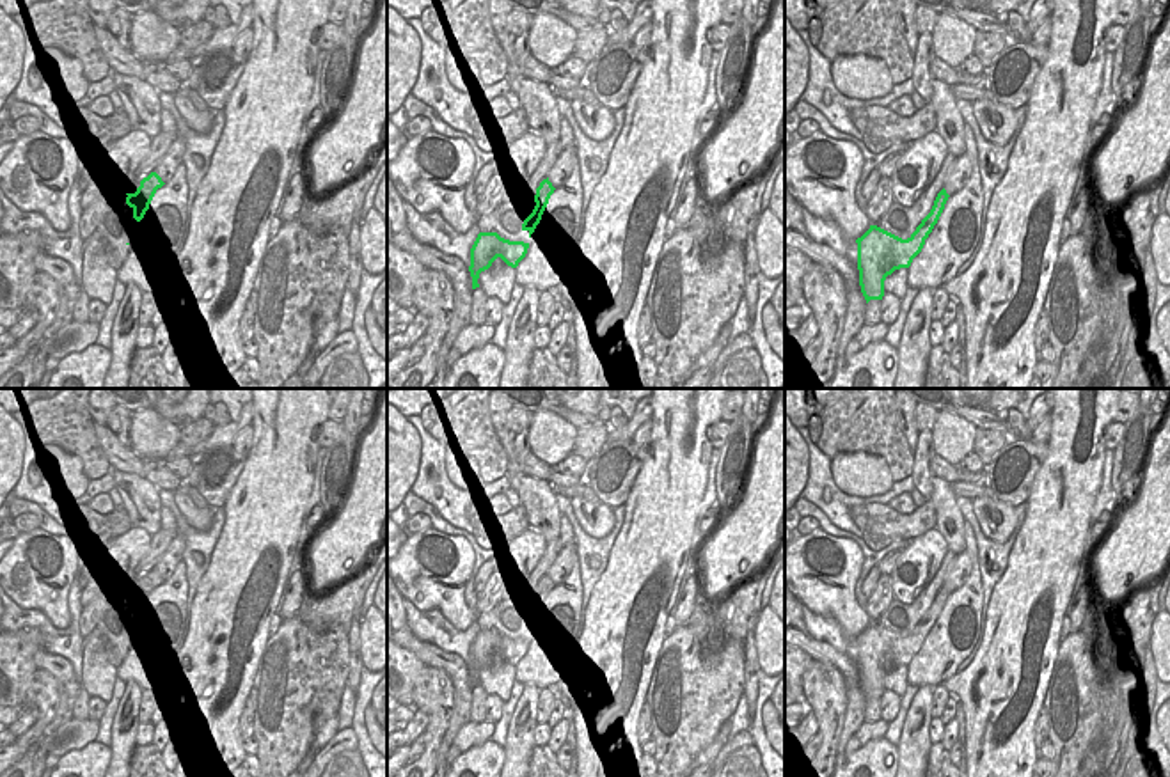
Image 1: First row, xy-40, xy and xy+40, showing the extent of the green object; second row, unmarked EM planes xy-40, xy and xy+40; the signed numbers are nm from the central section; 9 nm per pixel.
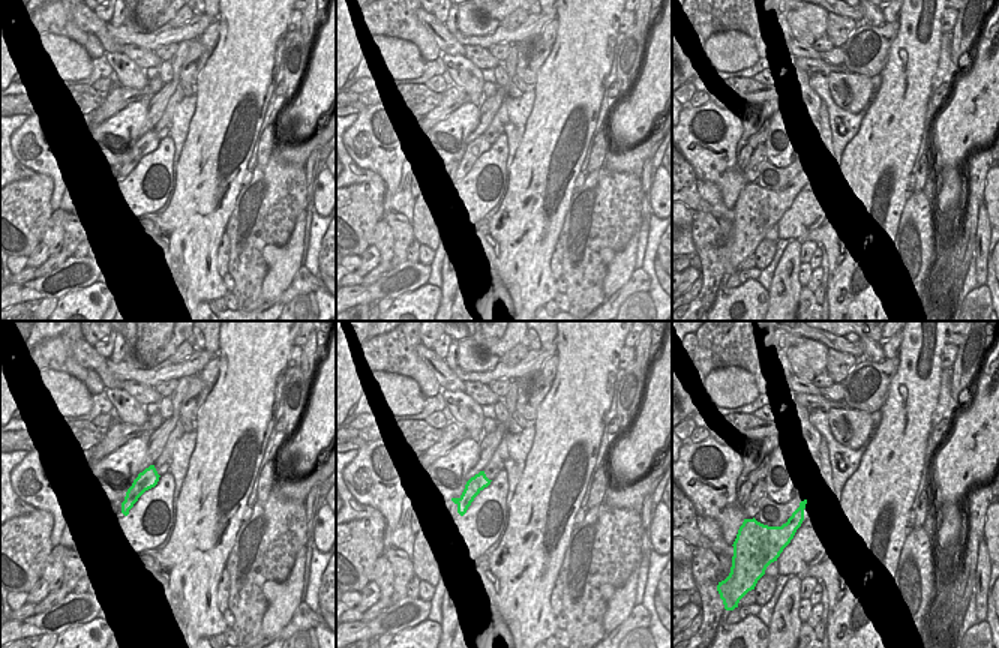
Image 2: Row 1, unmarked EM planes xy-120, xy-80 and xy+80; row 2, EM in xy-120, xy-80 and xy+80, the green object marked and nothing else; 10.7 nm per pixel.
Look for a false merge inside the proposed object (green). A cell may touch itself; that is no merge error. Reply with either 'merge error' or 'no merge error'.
no merge error

